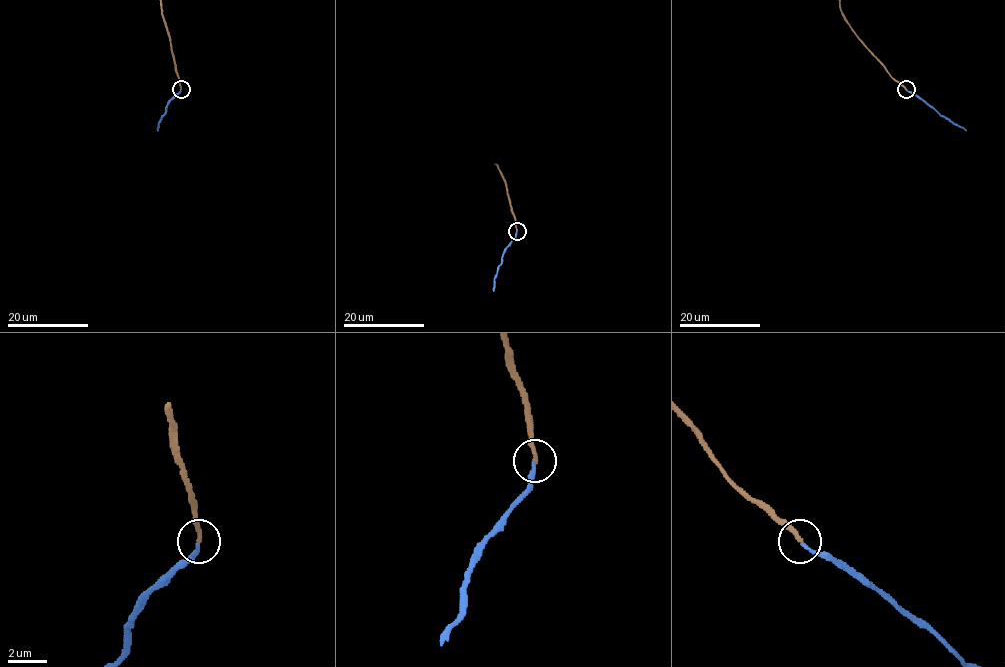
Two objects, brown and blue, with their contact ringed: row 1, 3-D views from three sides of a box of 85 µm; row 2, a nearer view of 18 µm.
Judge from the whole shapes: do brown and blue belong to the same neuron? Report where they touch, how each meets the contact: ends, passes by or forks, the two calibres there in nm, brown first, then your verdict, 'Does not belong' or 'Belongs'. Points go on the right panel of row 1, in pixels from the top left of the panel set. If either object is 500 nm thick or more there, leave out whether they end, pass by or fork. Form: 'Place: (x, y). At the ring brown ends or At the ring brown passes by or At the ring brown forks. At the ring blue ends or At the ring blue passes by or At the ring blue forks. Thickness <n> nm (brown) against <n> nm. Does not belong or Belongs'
Place: (906, 89). At the ring brown ends. At the ring blue ends. Thickness 200 nm (brown) against 170 nm. Belongs

